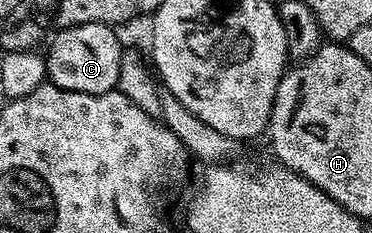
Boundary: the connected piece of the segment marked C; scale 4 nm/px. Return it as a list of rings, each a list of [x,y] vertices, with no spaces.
[[[94,22],[77,24],[64,30],[56,29],[54,33],[51,47],[49,42],[45,50],[50,85],[86,94],[104,94],[118,87],[125,50],[119,47],[119,38],[115,35],[118,33],[112,27]]]

